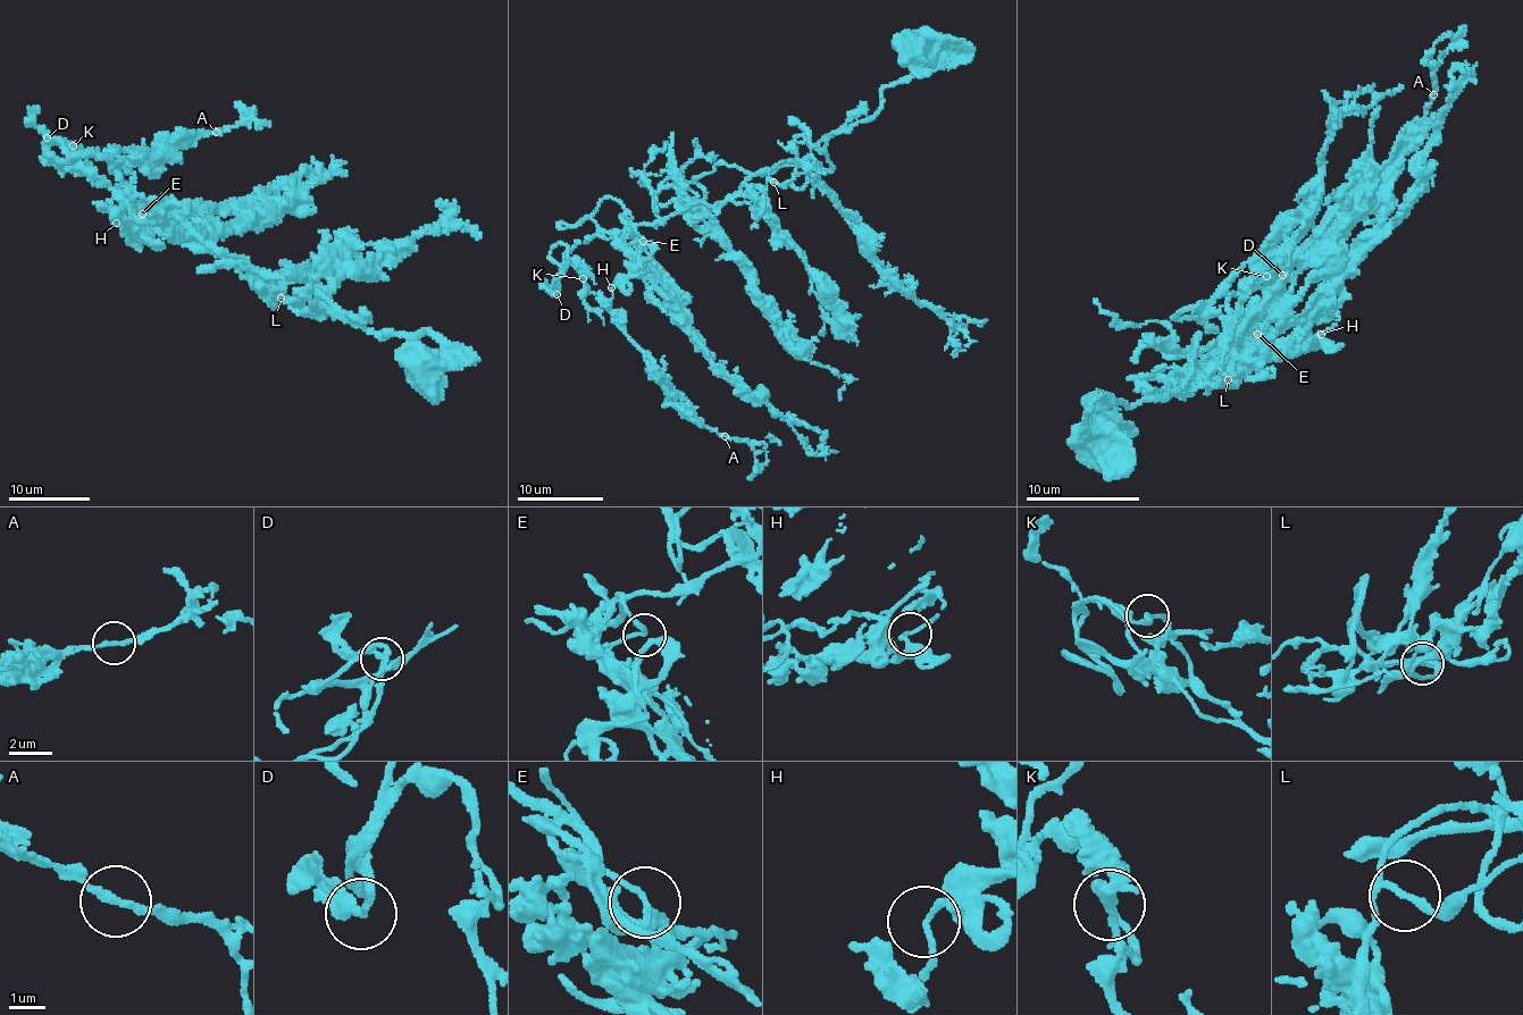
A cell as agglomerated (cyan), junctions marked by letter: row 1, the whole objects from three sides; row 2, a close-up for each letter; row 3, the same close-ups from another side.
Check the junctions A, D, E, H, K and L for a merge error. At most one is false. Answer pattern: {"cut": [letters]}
{"cut": []}

